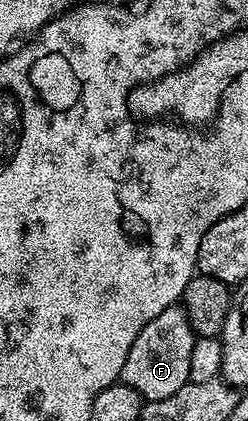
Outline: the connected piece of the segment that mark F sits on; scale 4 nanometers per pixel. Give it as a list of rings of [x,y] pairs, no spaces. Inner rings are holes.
[[[172,306],[161,310],[161,314],[157,314],[157,318],[153,318],[153,322],[146,324],[141,334],[137,334],[137,342],[129,346],[119,380],[133,386],[133,390],[137,390],[144,401],[160,400],[169,398],[169,394],[177,394],[177,390],[189,382],[189,357],[193,354],[196,339],[184,308]]]

